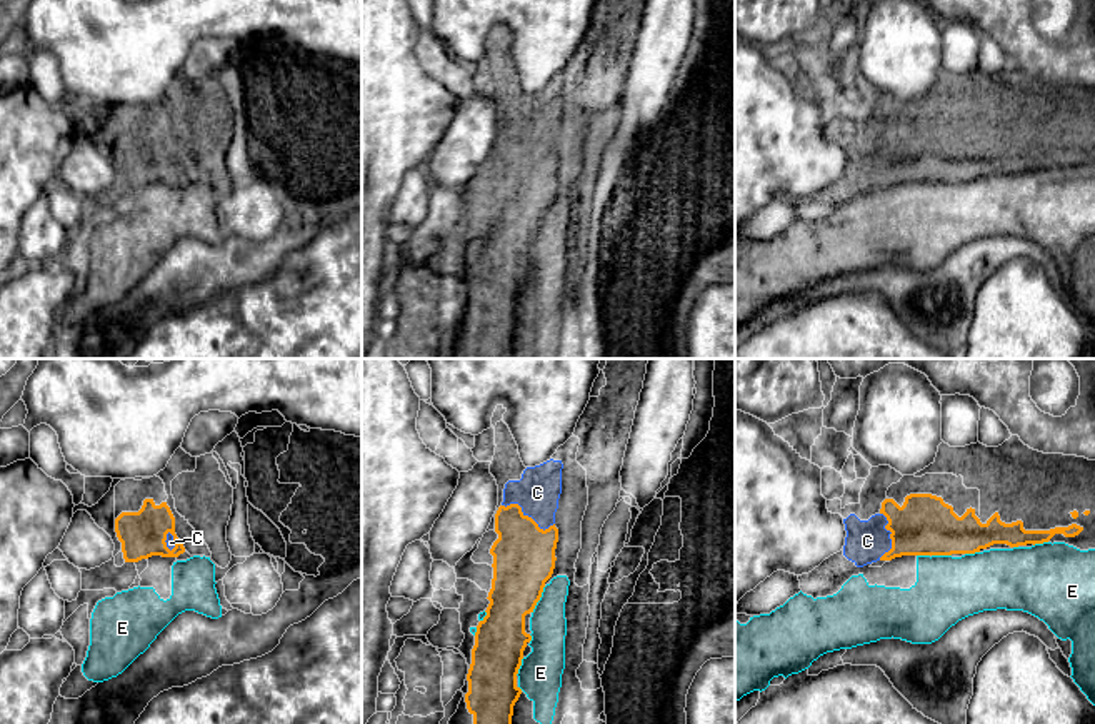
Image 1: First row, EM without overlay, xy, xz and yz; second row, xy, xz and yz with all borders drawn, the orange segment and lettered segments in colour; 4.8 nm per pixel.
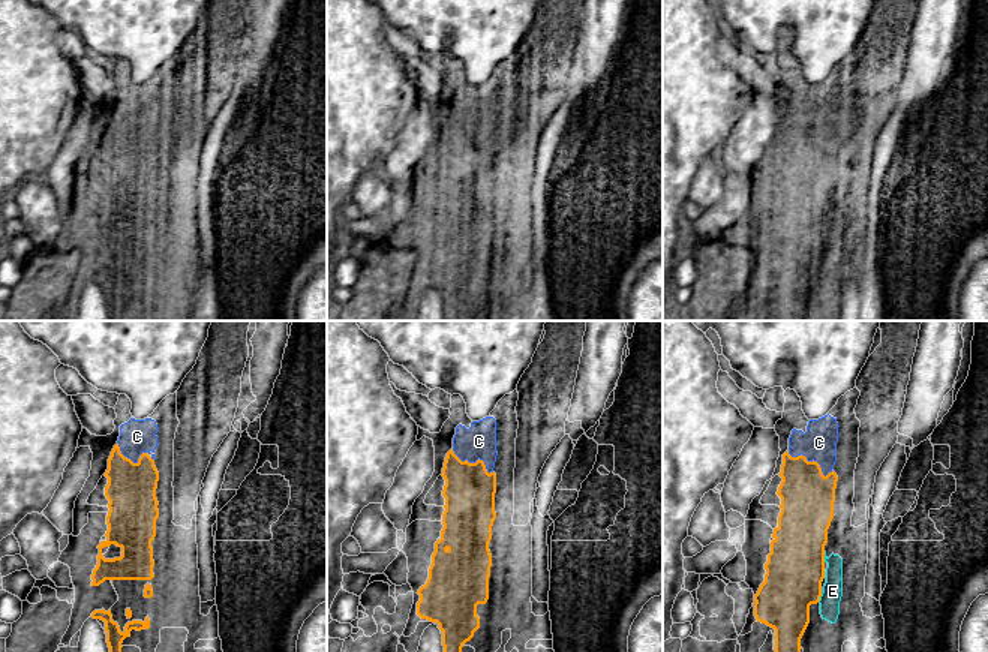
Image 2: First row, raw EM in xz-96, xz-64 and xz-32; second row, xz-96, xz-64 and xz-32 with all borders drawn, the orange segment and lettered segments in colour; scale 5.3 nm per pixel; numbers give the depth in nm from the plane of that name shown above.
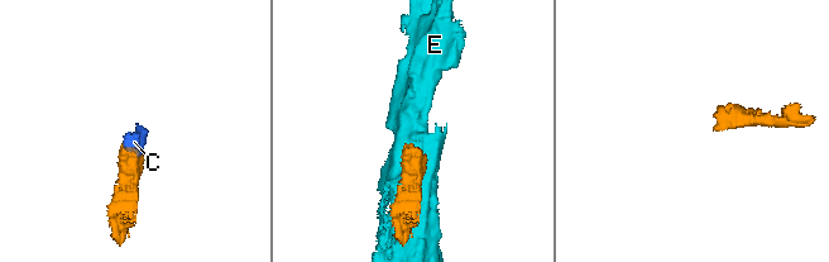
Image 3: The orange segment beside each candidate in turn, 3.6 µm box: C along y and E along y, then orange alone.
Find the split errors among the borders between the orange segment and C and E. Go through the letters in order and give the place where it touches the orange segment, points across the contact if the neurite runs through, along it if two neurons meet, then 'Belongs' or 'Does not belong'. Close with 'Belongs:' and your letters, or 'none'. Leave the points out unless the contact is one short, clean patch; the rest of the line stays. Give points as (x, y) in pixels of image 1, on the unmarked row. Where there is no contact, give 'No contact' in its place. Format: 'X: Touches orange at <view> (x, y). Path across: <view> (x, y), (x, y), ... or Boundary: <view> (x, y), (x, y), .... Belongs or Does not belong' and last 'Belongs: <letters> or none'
C: Touches orange at xz (527, 142). Path across: xz (524, 182), (527, 142), (529, 130), (537, 119). Belongs
E: Touches orange at xz (539, 226). Does not belong
Belongs: C

